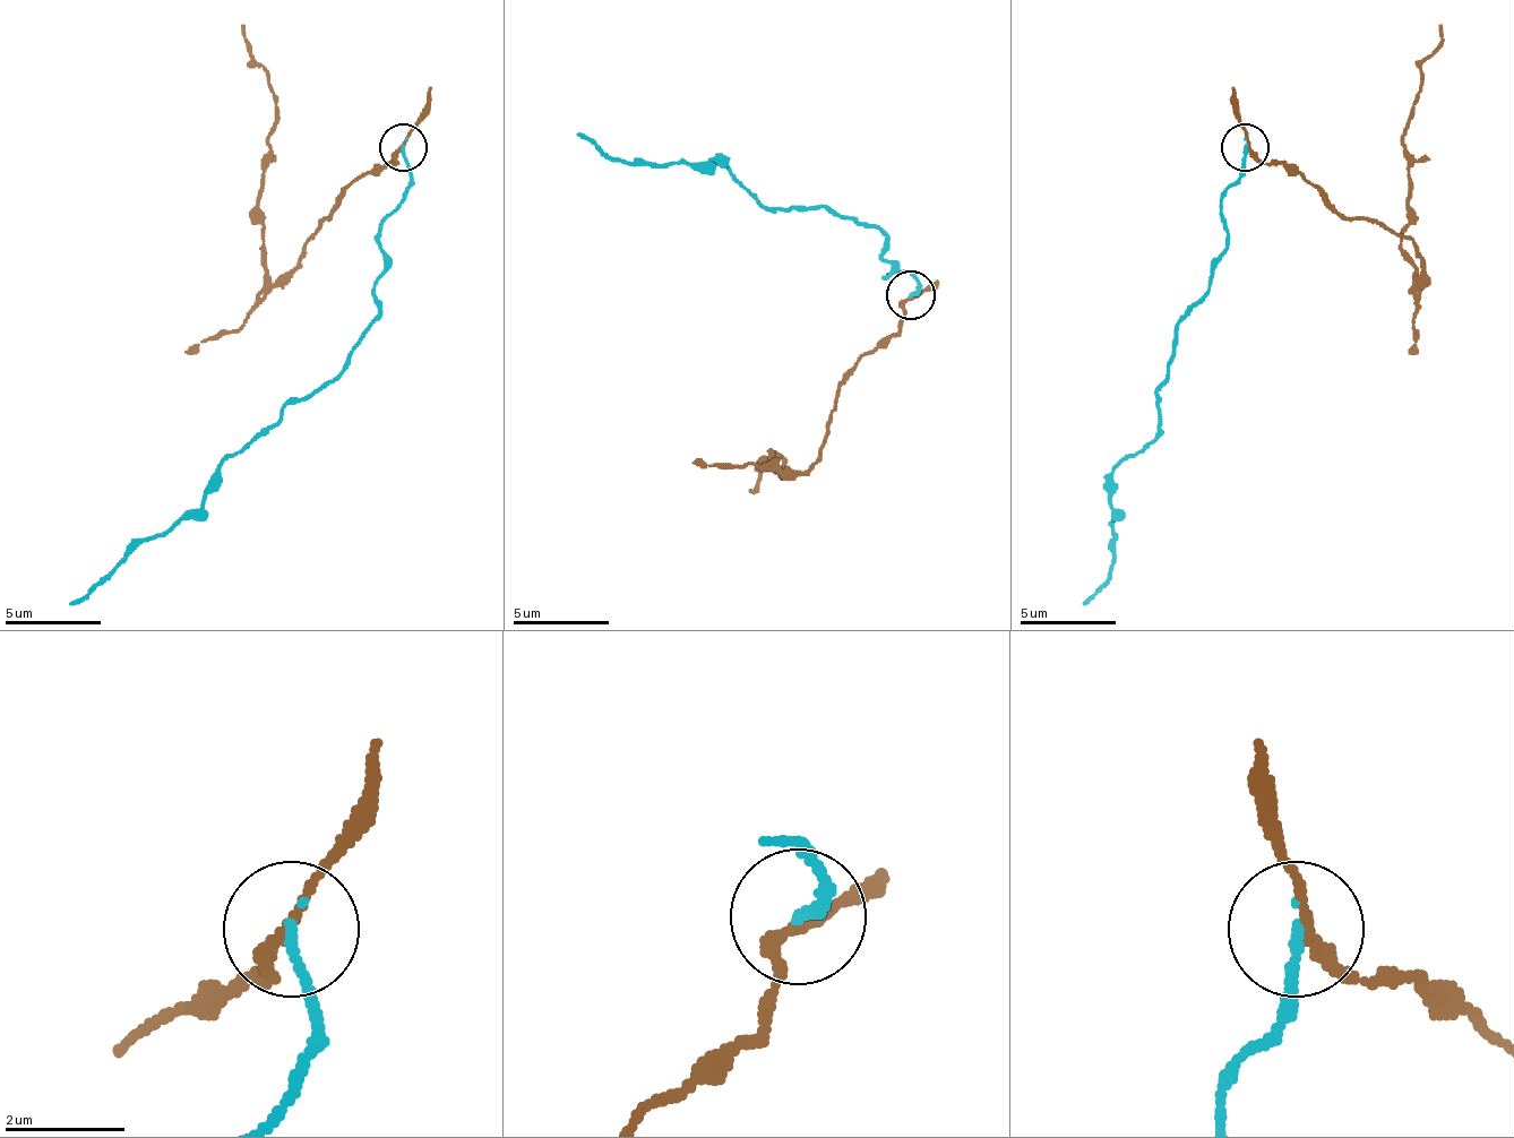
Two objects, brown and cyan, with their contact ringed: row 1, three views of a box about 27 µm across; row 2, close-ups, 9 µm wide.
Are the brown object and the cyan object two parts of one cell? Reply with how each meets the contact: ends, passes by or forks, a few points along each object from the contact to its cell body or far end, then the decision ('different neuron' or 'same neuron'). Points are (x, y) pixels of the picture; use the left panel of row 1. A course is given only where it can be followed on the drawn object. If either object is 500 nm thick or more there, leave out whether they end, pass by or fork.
brown passes by | cyan ends | brown via (402, 146), (392, 165), (372, 165), (325, 218), (295, 266), (272, 276), (257, 189), (276, 103), (243, 26) | cyan via (402, 146), (411, 184), (378, 238), (378, 319), (349, 362), (214, 473), (205, 501), (147, 535), (70, 602) | different neuron

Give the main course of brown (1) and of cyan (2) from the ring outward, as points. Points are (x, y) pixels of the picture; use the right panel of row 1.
1: (1248, 146), (1291, 165), (1340, 213), (1407, 238), (1417, 276), (1402, 247), (1402, 131), (1441, 26)
2: (1244, 146), (1220, 204), (1214, 276), (1156, 390), (1156, 434), (1114, 473), (1114, 569), (1085, 602)

